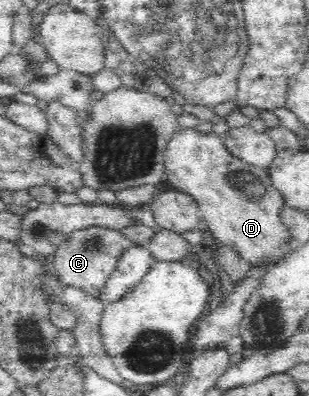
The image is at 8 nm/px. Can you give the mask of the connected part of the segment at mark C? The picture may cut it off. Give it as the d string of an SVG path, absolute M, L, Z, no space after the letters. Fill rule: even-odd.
M99 226L75 230L70 236L61 240L53 254L55 270L63 285L81 288L88 294L98 297L100 288L104 286L104 282L118 264L119 258L130 246L130 239L122 234L122 231Z

